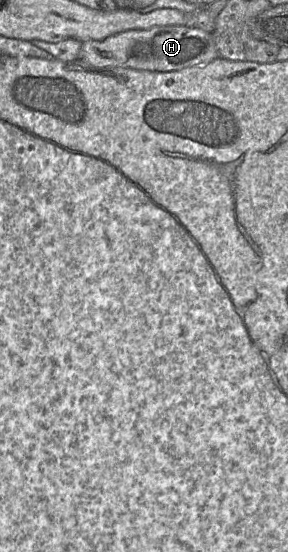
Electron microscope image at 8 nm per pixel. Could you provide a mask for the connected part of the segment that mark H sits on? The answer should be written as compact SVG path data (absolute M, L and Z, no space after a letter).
M155 26L145 30L127 30L100 41L83 42L79 60L96 68L168 72L205 65L216 58L218 52L211 32L187 26Z

